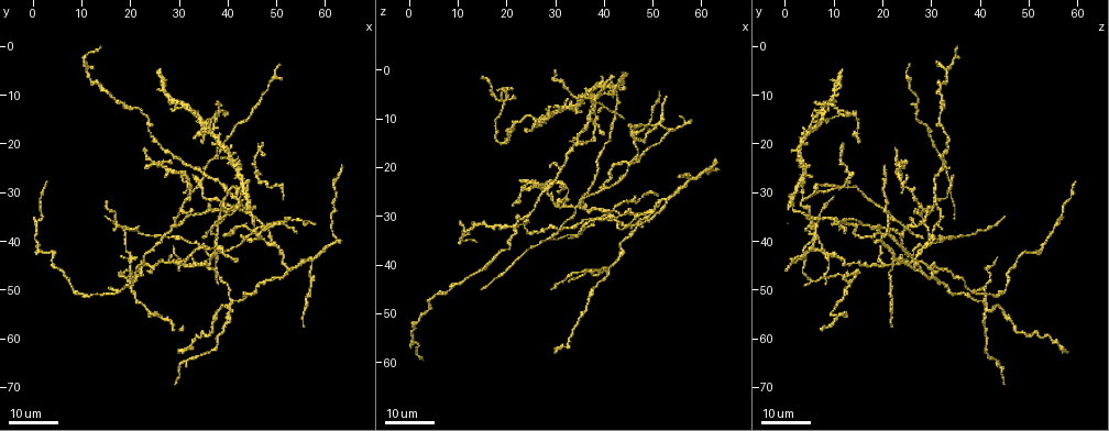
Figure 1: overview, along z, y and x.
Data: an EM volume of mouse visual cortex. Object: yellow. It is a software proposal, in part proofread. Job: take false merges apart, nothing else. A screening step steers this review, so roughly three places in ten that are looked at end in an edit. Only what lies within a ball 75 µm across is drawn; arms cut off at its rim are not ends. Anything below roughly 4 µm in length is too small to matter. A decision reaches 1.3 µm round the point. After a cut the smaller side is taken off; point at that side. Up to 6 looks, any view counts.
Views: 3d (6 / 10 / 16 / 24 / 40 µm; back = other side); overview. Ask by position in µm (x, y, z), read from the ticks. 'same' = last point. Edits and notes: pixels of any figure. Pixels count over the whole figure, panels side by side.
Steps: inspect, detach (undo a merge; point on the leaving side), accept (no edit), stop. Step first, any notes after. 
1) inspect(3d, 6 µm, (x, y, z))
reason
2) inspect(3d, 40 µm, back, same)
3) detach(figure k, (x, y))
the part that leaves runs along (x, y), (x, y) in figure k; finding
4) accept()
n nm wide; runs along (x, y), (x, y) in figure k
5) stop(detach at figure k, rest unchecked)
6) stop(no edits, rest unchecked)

inspect(3d, 24 µm, (38.0, 13.5, 11.5))
looks like a crossing

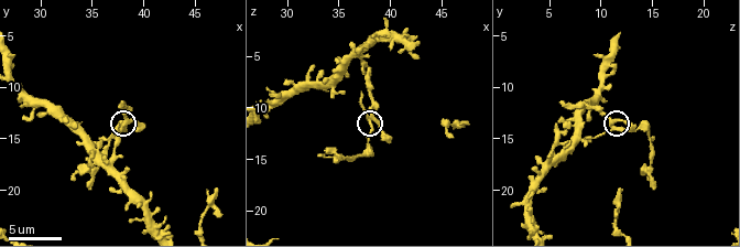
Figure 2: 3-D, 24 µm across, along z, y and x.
inspect(3d, 10 µm, (38.0, 13.8, 11.6))
closer look

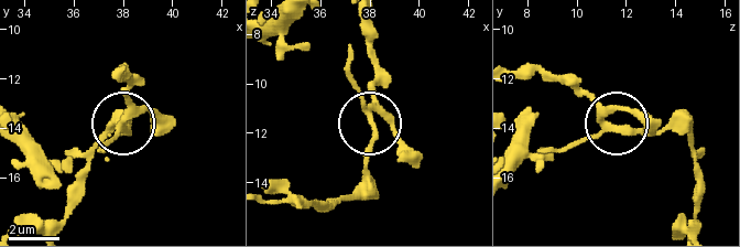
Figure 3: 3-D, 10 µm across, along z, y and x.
accept()
240 nm wide; runs along (513, 168), (608, 130), (608, 117), (566, 75) in figure 3; all the same neuron

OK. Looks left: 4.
inspect(3d, 16 µm, (33.5, 29.0, 33.5))
three-way junction

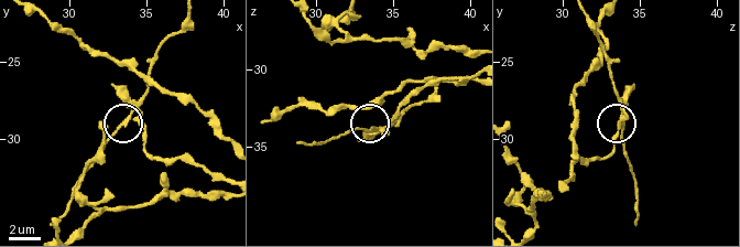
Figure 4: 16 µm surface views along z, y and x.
inspect(3d, 6 µm, (34.0, 28.8, 33.8))

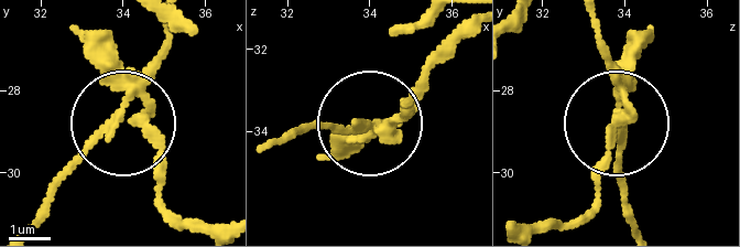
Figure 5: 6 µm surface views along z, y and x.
detach(figure 5, (90, 141))
side arm 9 µm; 3 arms; a second neuron is stuck on

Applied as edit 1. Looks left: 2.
inspect(3d, 16 µm, (44.5, 38.0, 19.0))
four arms meet

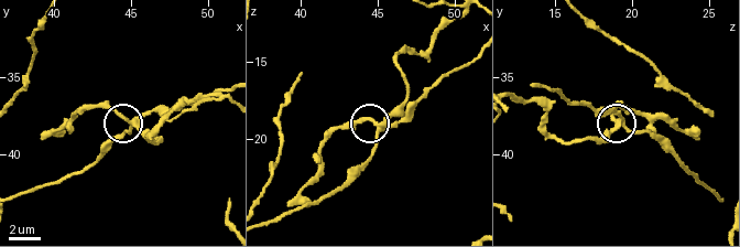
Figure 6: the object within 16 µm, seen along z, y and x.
inspect(3d, 6 µm, (45.0, 37.8, 19.0))

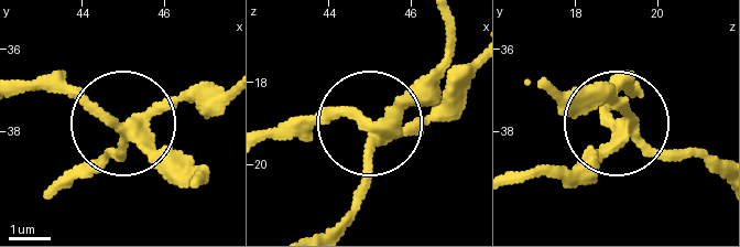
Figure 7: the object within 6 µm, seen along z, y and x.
detach(figure 7, (117, 161))
the part that leaves runs along (373, 146), (363, 194), (335, 226) in figure 7; a second neuron is stuck on

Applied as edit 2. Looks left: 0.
stop(detach at figure 5, detach at figure 7, rest unchecked)

